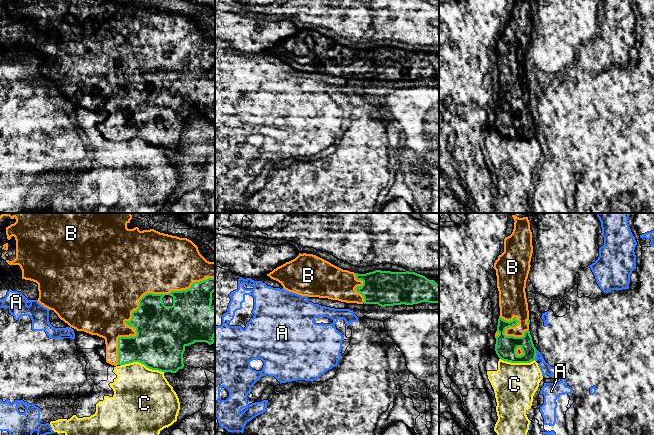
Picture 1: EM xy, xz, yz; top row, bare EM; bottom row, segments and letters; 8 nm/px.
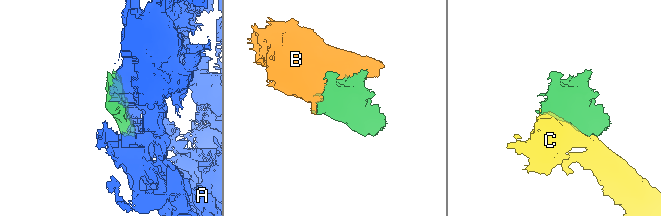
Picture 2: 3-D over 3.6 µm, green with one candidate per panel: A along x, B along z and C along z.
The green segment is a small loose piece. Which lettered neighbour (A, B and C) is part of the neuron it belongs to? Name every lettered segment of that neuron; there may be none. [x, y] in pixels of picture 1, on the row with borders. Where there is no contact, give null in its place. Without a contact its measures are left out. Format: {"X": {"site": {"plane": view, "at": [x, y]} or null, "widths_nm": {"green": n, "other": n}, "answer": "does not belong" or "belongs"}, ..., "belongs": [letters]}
{"A": {"site": {"plane": "yz", "at": [535, 354]}, "widths_nm": {"green": 170, "other": 90}, "answer": "does not belong"}, "B": {"site": {"plane": "xy", "at": [139, 305]}, "widths_nm": {"green": 380, "other": 460}, "answer": "belongs"}, "C": {"site": {"plane": "xy", "at": [142, 363]}, "widths_nm": {"green": 400, "other": 440}, "answer": "does not belong"}, "belongs": ["B"]}

